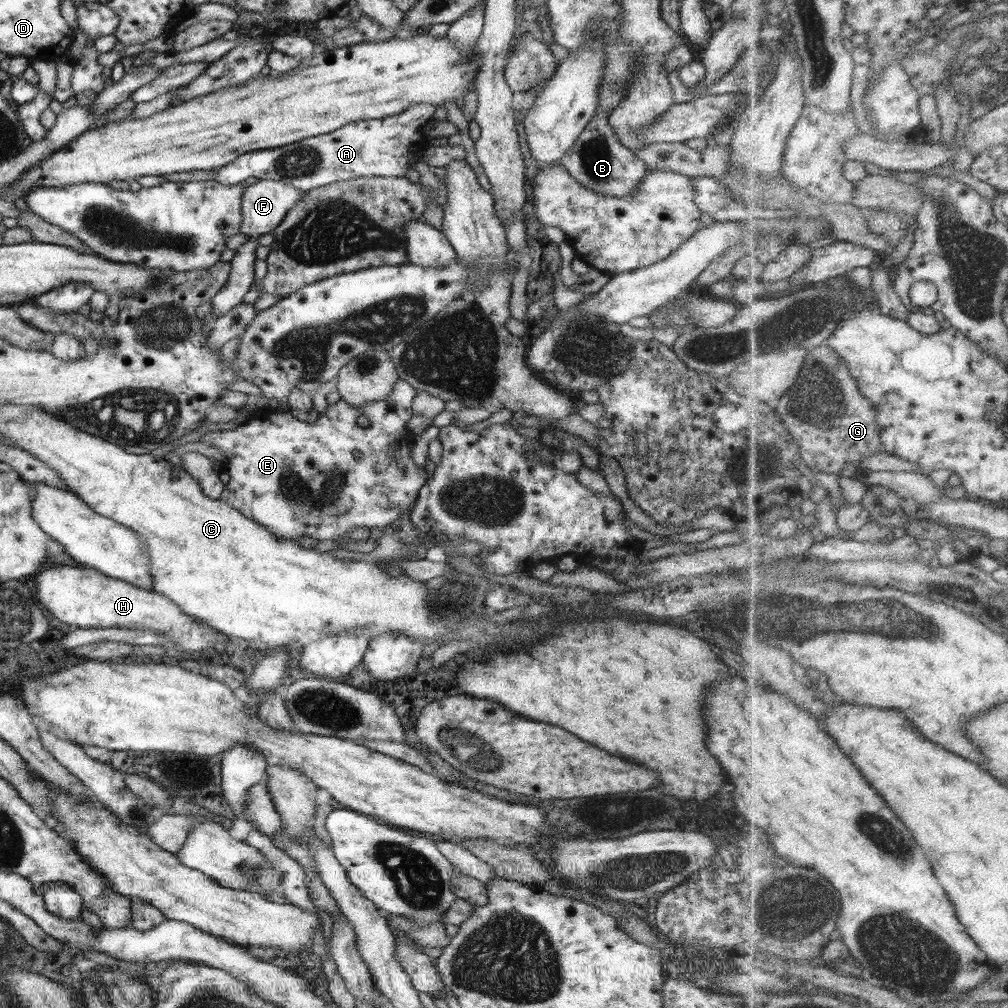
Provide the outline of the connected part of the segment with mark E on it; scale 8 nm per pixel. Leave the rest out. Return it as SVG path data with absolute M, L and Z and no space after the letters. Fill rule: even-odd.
M398 379L394 383L394 389L378 401L368 401L364 405L356 408L348 404L344 399L339 399L335 404L328 404L326 411L320 413L316 421L308 423L302 421L292 415L291 412L272 411L265 415L256 414L249 418L246 422L241 423L234 430L217 430L208 431L202 436L202 440L210 445L224 450L226 454L225 469L227 470L230 479L221 494L221 500L231 504L236 510L244 513L244 516L254 520L276 534L278 538L284 540L296 540L301 536L309 536L310 538L316 538L316 540L336 540L338 538L344 538L347 536L348 531L355 526L366 526L366 528L387 528L396 519L400 518L403 514L406 514L412 504L419 495L419 490L426 484L426 473L425 467L420 467L412 461L410 455L410 447L413 440L413 435L408 431L406 423L410 420L413 415L412 401L416 396L417 390L408 381Z

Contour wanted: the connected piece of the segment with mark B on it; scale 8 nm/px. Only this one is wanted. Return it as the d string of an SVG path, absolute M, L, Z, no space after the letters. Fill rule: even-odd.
M596 113L592 124L594 124L592 128L586 128L580 134L577 144L574 144L573 150L561 159L560 165L572 175L574 180L578 180L582 186L598 194L616 196L616 198L632 196L638 190L638 184L642 182L642 178L650 170L646 167L646 163L637 158L634 151L618 143L613 136L612 127L606 122L606 114L600 116Z

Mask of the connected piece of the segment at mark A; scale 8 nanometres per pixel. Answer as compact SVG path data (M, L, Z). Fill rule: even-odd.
M416 104L395 116L373 120L358 120L357 122L346 124L342 128L337 128L337 130L329 134L312 136L293 144L286 144L285 147L255 151L254 153L248 152L241 155L237 160L233 160L230 164L220 167L213 180L224 184L224 186L236 186L236 184L244 183L246 178L254 176L254 178L259 180L279 180L284 182L284 184L291 184L302 192L307 192L314 188L334 184L335 182L360 177L384 176L384 178L402 178L406 176L408 170L414 168L414 163L418 159L428 163L428 160L421 156L421 152L429 144L423 139L423 128L424 125L434 120L435 111L436 107L432 104Z

